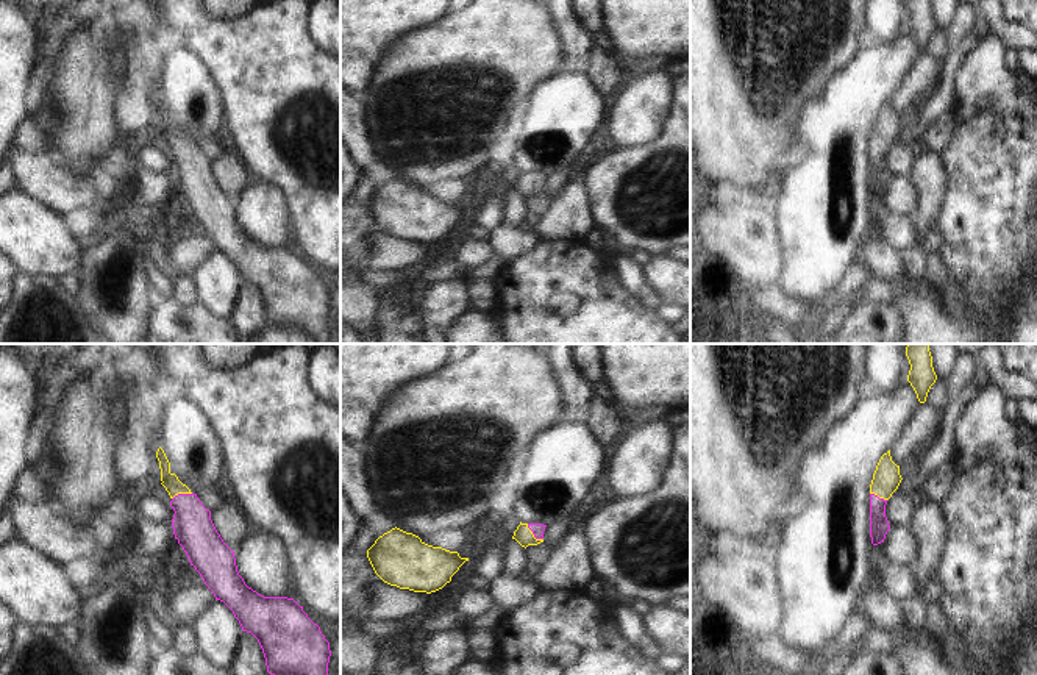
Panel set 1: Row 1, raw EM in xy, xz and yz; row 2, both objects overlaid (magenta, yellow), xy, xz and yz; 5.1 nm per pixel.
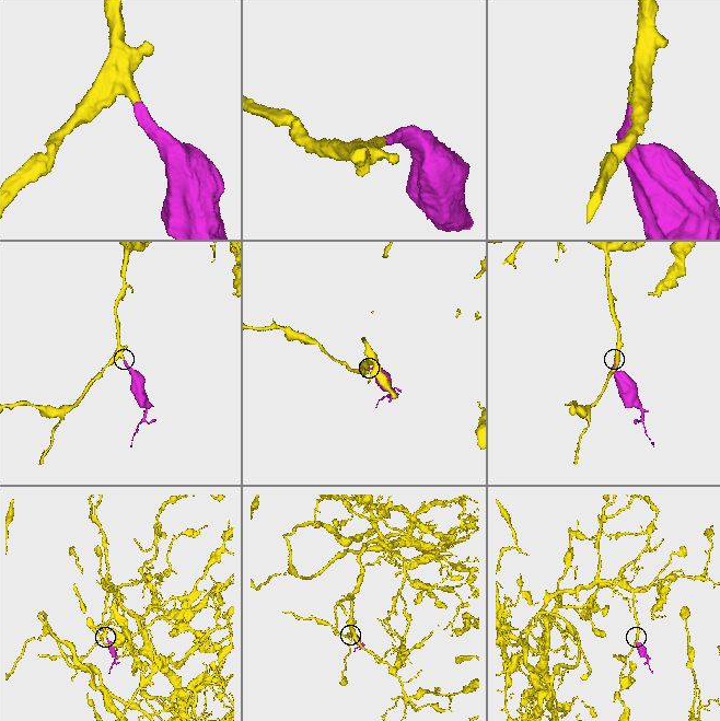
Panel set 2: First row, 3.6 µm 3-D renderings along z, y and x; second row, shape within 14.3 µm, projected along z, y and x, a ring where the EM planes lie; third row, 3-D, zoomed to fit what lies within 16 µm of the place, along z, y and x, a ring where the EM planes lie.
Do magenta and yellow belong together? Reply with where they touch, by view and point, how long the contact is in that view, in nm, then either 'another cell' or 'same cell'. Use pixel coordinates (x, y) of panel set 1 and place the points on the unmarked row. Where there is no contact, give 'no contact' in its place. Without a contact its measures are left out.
contact xz (533, 183); length 120 nm; same cell

